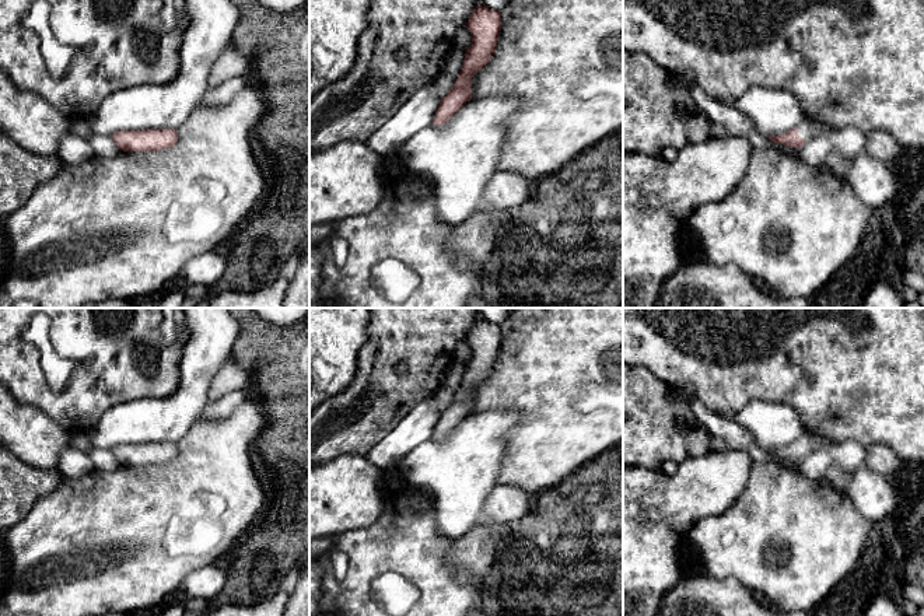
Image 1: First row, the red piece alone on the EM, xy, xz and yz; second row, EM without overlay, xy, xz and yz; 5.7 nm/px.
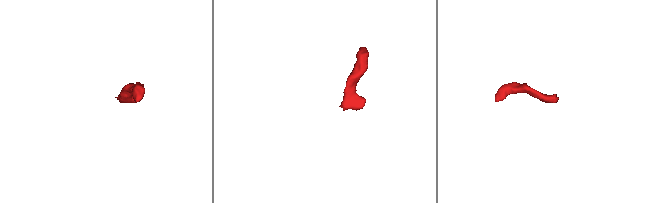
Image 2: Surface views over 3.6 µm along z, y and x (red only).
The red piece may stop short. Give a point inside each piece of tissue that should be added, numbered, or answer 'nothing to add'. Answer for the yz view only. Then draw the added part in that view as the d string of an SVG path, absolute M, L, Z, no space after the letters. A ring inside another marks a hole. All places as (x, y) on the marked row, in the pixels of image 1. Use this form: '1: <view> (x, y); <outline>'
1: yz (809, 128); M805 119L798 126L795 126L798 134L805 139L805 143L813 139L815 136L823 133L829 125L815 120L815 119Z

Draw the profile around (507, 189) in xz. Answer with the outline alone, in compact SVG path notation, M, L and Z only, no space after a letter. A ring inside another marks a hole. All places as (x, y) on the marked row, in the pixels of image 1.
M497 171L489 181L473 214L496 209L517 209L529 199L533 183L518 172Z

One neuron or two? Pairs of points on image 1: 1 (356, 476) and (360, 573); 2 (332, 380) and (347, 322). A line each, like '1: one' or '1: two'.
1: two
2: one

